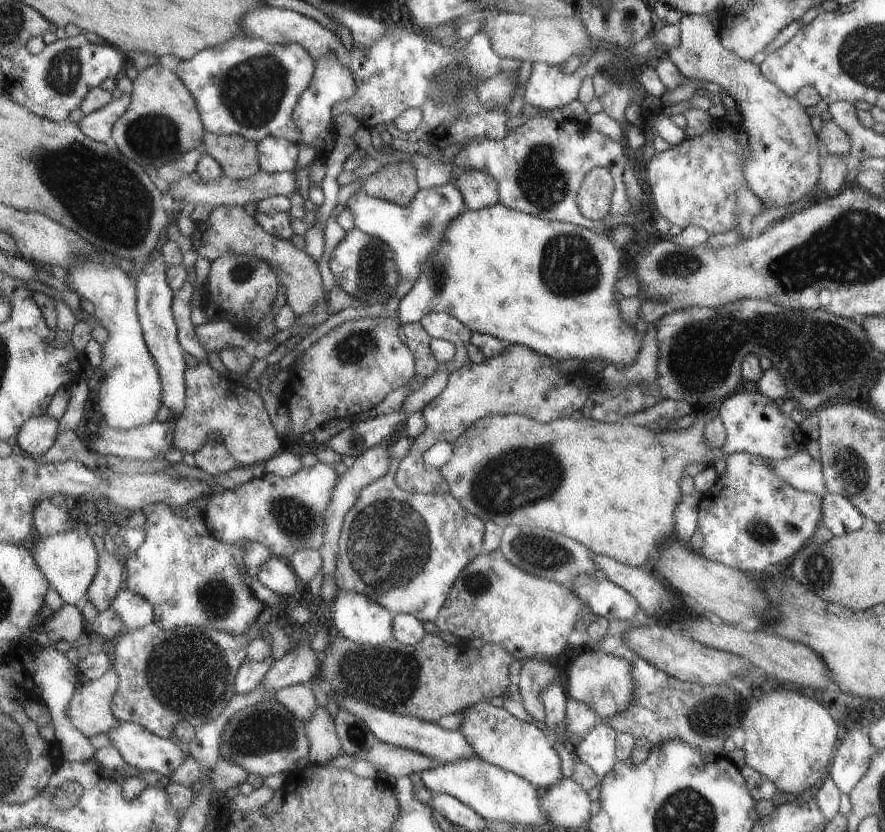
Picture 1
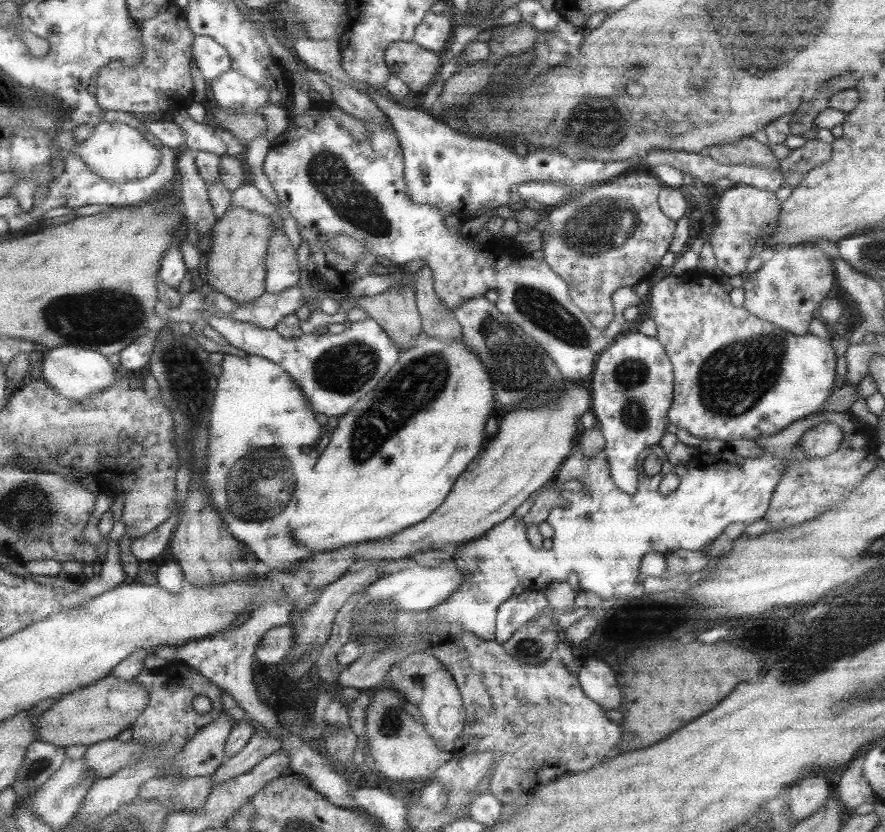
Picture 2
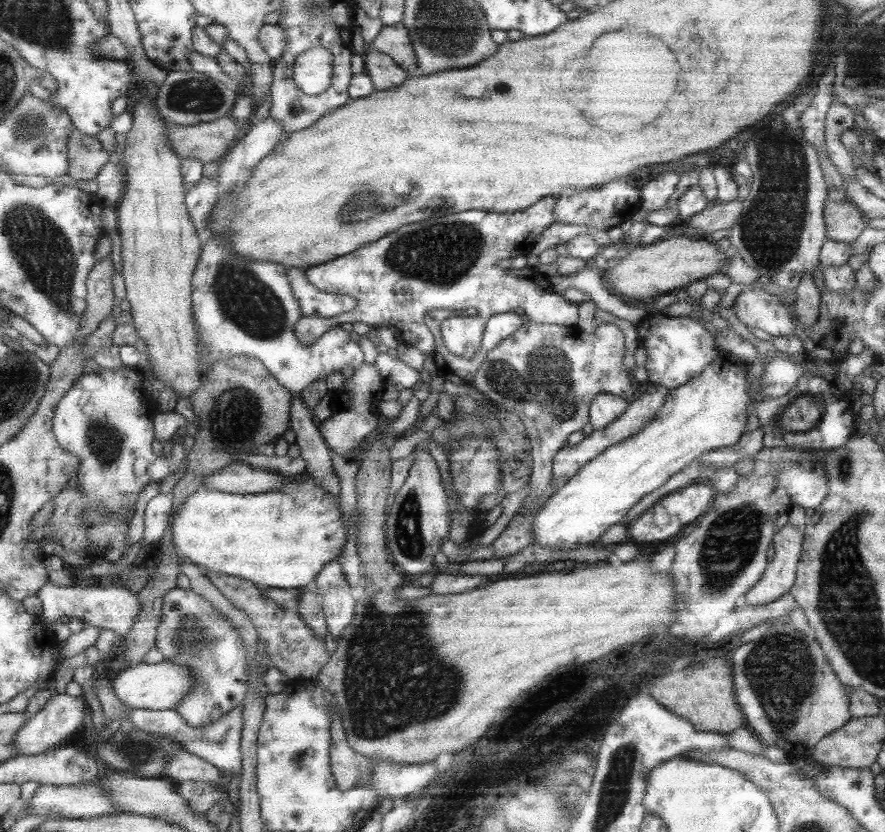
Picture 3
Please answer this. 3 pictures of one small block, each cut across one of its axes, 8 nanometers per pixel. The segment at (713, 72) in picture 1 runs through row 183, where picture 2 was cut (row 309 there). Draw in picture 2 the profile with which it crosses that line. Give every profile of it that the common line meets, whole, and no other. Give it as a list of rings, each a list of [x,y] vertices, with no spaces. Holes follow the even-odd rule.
[[[813,244],[778,245],[769,251],[762,266],[746,275],[743,284],[743,308],[789,334],[809,334],[807,327],[818,304],[833,287],[831,259]]]

